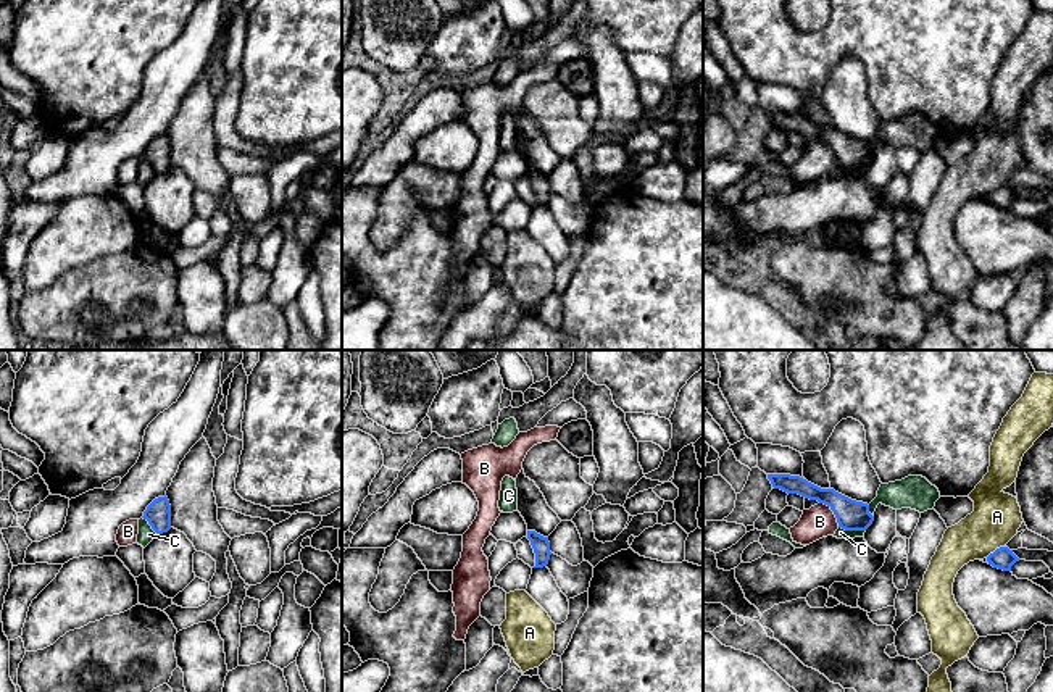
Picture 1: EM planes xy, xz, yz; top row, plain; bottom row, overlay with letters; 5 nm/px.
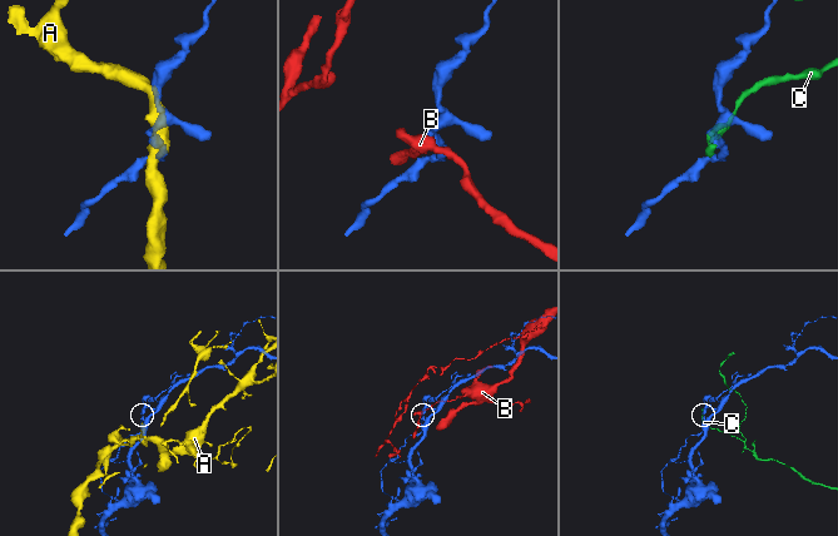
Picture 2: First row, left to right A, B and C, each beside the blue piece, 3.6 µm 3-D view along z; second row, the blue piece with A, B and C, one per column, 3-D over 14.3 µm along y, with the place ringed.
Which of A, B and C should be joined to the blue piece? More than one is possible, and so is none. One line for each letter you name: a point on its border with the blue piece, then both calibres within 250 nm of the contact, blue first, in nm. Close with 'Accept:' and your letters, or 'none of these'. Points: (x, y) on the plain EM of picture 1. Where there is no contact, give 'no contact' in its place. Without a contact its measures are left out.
Accept: none of these

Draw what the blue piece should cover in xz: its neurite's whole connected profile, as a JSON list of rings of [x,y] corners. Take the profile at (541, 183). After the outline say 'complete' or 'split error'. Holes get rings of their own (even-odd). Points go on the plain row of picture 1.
[[[527,169],[527,177],[531,179],[531,184],[535,192],[535,205],[534,206],[547,205],[550,194],[551,194],[548,176],[543,176],[543,174],[537,173],[535,169]]]; complete

